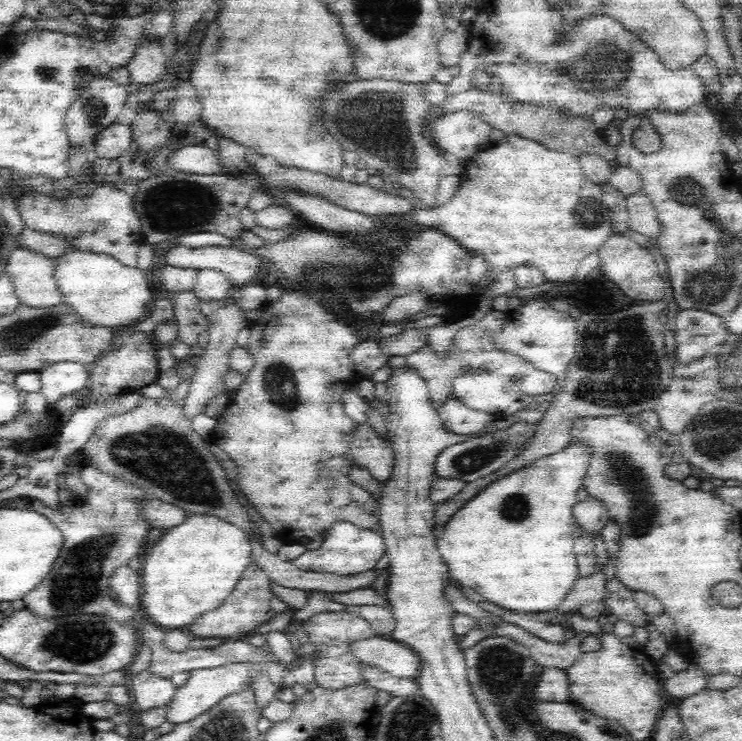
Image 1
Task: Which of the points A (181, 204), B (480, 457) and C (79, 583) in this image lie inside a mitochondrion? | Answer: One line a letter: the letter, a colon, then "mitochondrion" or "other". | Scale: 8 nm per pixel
A: mitochondrion
B: mitochondrion
C: mitochondrion

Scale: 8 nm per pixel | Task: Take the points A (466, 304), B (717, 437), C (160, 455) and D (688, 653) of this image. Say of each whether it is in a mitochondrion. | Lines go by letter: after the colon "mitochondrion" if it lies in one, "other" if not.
A: other
B: mitochondrion
C: mitochondrion
D: other

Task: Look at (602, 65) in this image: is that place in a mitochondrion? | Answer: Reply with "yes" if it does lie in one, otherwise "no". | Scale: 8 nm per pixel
yes

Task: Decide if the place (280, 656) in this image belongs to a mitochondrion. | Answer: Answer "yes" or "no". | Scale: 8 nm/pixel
no

